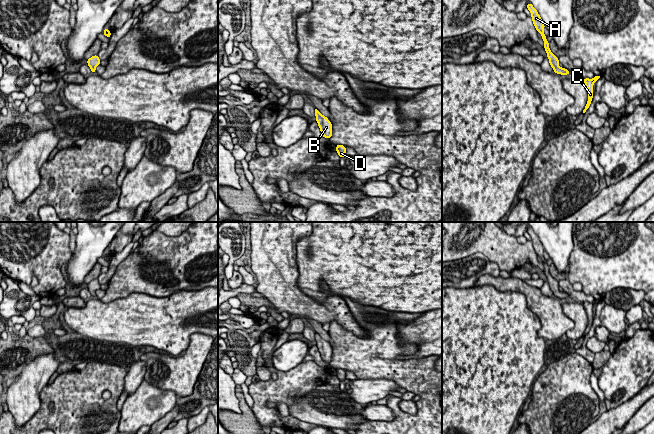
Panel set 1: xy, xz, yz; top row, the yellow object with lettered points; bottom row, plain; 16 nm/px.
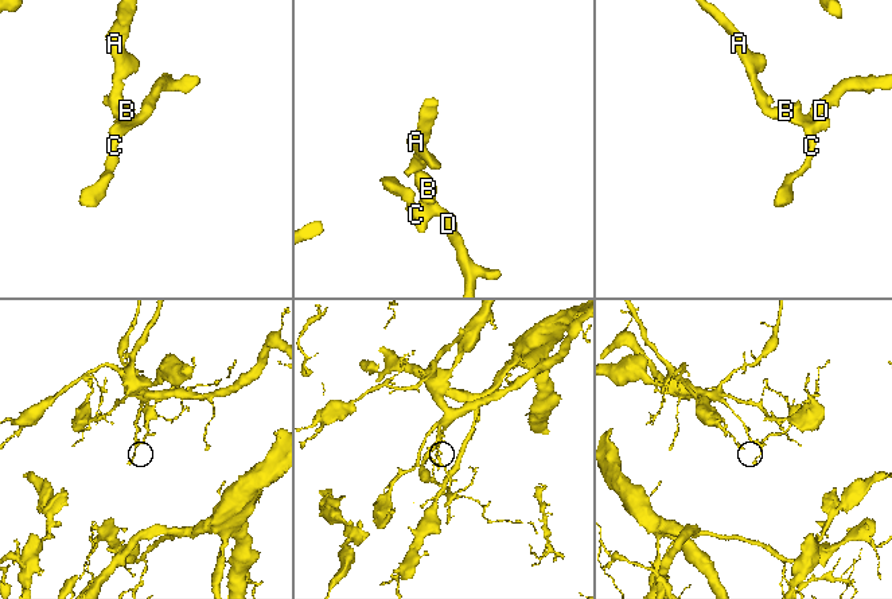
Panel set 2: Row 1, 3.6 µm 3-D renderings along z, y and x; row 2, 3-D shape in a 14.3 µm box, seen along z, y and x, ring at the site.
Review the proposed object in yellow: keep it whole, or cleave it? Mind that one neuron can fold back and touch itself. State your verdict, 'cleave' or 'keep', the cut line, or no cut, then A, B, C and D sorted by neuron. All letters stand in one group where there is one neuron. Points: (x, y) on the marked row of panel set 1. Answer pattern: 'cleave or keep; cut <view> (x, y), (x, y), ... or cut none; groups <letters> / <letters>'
keep; cut none; groups A B C D

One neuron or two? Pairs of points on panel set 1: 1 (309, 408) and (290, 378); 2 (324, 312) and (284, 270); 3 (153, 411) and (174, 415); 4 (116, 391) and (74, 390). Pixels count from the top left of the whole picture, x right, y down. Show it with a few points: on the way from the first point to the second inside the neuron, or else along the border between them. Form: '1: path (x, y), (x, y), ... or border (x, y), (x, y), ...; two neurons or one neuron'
1: border (322, 384), (297, 398), (288, 407); two neurons
2: path (311, 309), (284, 283); one neuron
3: border (177, 398), (176, 404), (153, 423); two neurons
4: path (106, 386), (87, 386), (84, 389); one neuron

